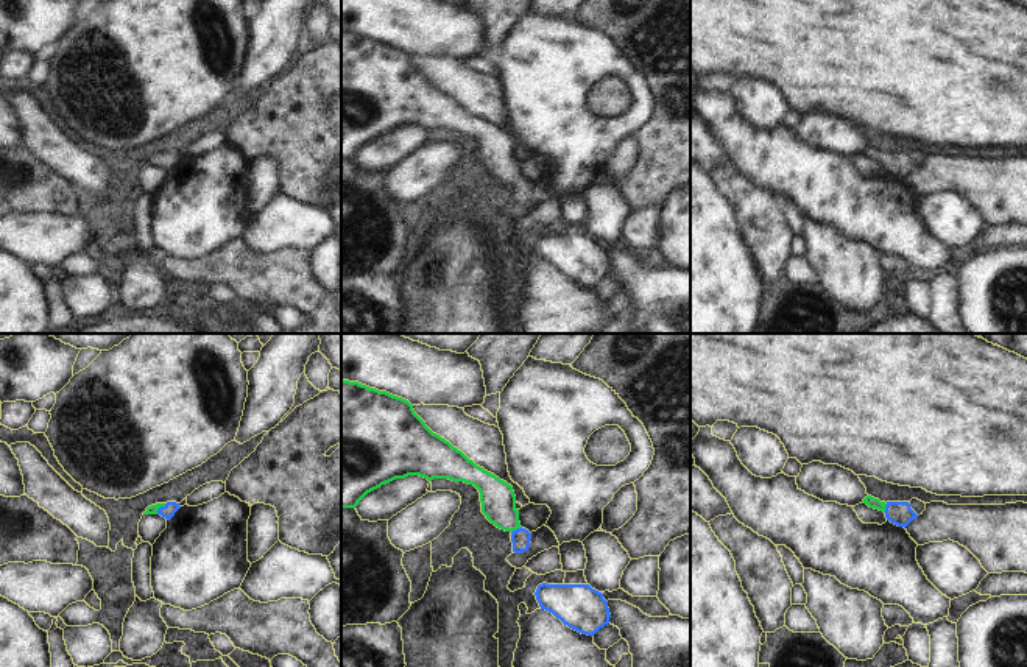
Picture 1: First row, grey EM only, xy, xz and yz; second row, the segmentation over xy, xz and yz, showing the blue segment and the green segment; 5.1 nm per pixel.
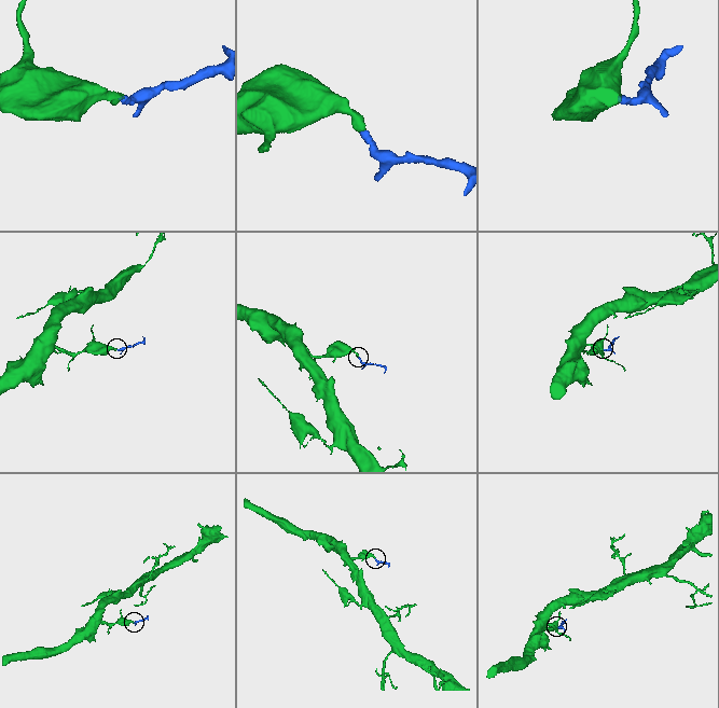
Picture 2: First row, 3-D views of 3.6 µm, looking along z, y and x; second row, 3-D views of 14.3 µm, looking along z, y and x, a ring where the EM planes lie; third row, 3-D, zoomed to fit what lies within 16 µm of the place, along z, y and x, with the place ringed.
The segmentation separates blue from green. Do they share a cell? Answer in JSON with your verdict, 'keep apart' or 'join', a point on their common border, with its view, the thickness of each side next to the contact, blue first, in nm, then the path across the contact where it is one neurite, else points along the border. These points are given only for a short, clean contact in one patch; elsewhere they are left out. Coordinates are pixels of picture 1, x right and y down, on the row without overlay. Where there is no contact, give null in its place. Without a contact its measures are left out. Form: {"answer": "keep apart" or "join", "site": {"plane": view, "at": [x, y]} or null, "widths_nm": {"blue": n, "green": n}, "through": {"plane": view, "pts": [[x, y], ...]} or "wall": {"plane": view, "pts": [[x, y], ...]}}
{"answer": "join", "site": {"plane": "xz", "at": [518, 179]}, "widths_nm": {"blue": 100, "green": 180}, "through": {"plane": "xz", "pts": [[521, 189], [518, 179], [499, 159], [497, 148]]}}

